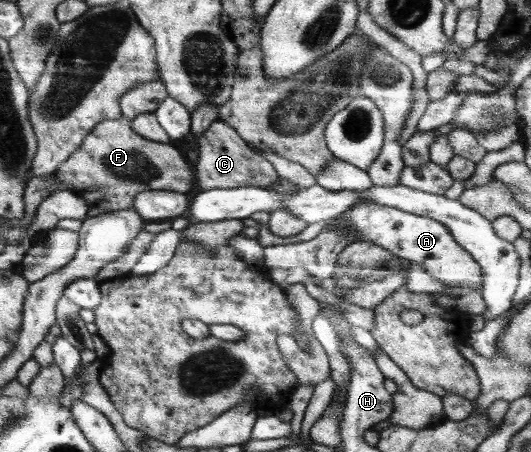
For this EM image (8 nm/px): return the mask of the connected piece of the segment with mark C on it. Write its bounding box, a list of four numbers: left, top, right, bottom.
[196,119,280,192]

